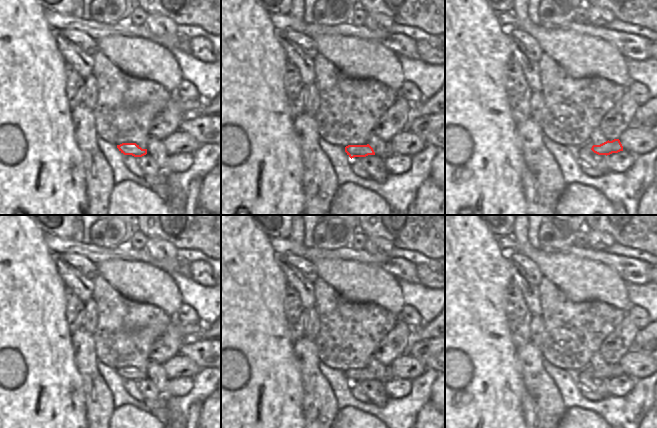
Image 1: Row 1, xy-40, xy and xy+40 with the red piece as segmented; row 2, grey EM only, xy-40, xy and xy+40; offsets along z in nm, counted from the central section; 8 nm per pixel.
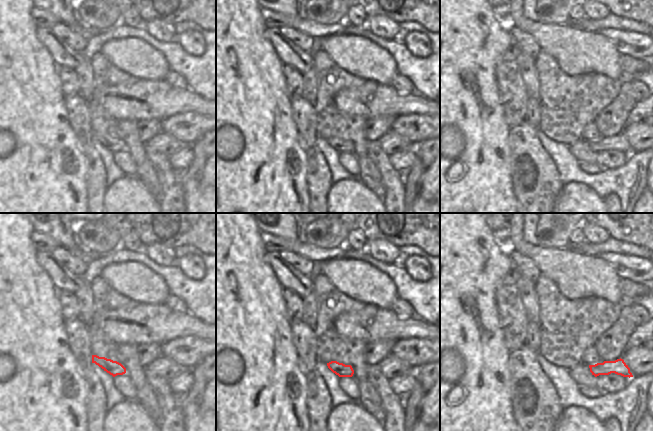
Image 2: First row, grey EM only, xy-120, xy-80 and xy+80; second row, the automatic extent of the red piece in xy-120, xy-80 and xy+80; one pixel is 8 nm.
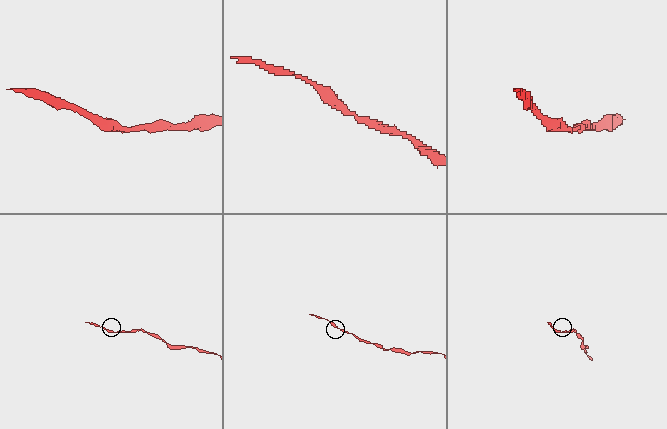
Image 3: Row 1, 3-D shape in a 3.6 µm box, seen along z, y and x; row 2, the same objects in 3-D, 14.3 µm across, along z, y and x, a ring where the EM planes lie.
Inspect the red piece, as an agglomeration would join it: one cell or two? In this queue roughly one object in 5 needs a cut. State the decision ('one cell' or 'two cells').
one cell

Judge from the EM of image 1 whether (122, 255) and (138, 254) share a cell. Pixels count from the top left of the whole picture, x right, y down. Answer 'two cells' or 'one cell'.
one cell

